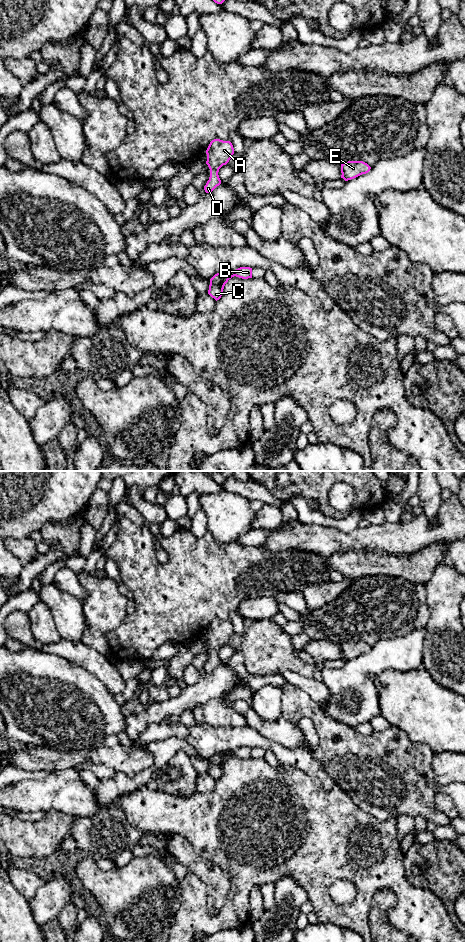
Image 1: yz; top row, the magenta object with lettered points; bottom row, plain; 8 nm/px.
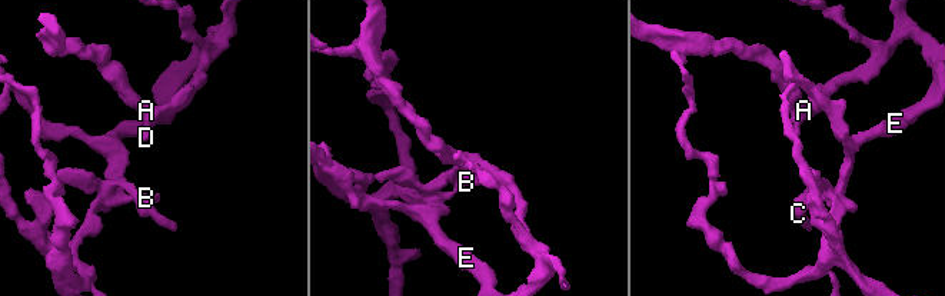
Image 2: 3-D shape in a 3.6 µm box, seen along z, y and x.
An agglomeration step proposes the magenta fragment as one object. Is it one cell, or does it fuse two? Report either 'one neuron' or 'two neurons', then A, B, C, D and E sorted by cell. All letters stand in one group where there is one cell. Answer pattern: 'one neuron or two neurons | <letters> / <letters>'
one neuron | A B C D E

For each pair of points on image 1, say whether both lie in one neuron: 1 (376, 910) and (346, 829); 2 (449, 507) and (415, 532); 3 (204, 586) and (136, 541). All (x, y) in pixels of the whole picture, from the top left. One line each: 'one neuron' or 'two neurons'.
1: two neurons
2: one neuron
3: one neuron

